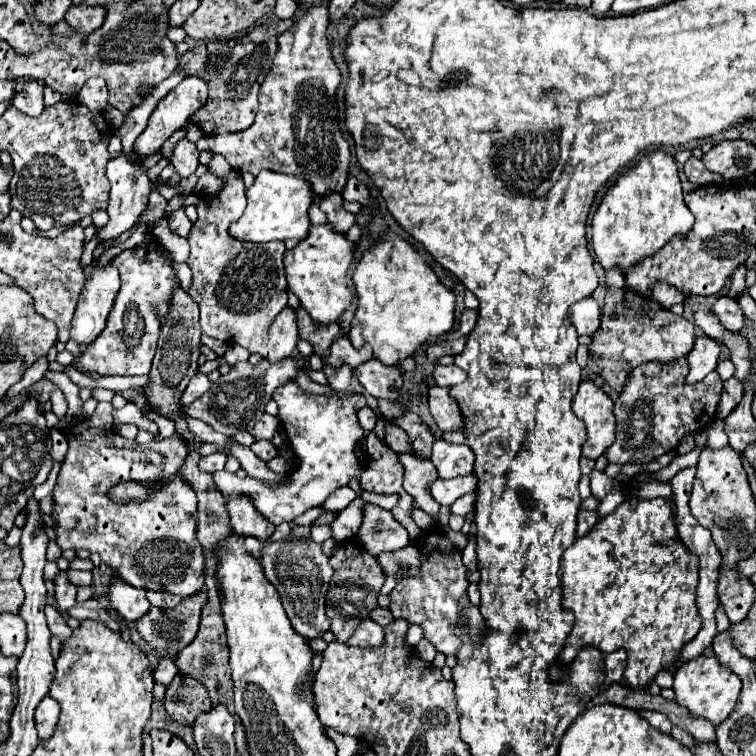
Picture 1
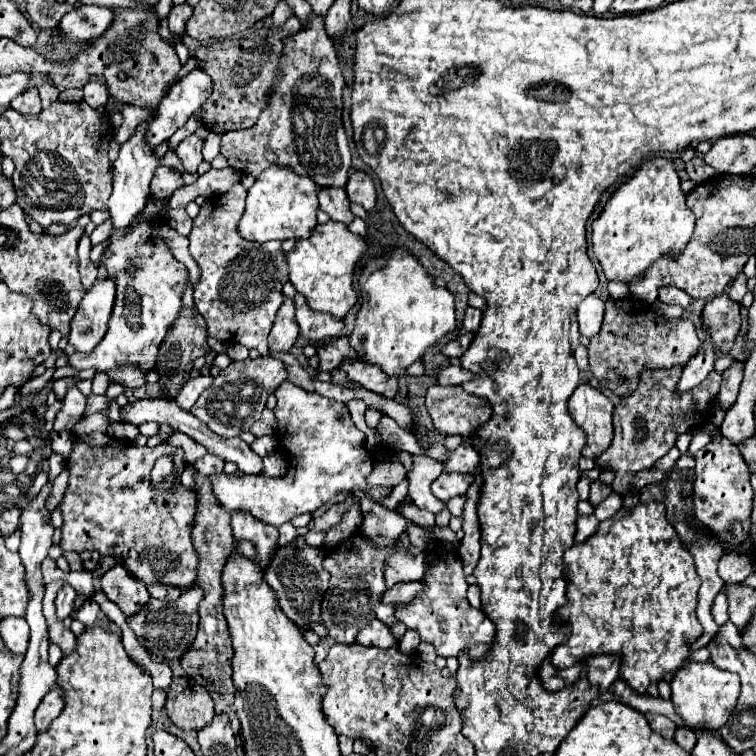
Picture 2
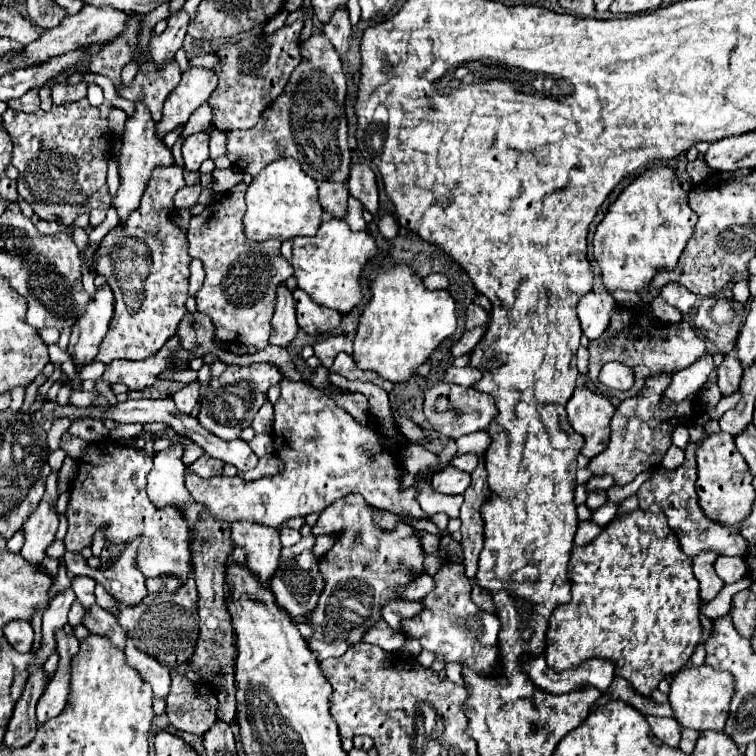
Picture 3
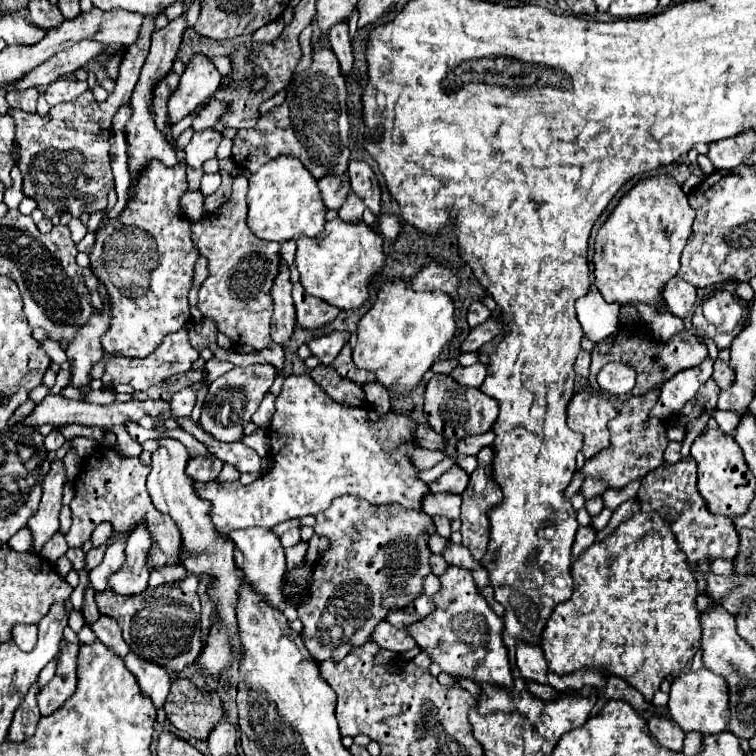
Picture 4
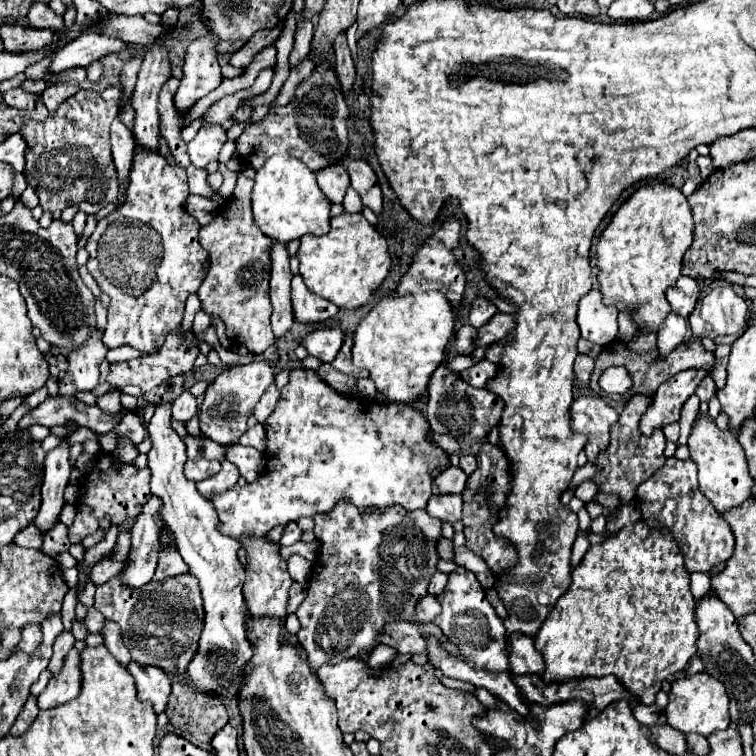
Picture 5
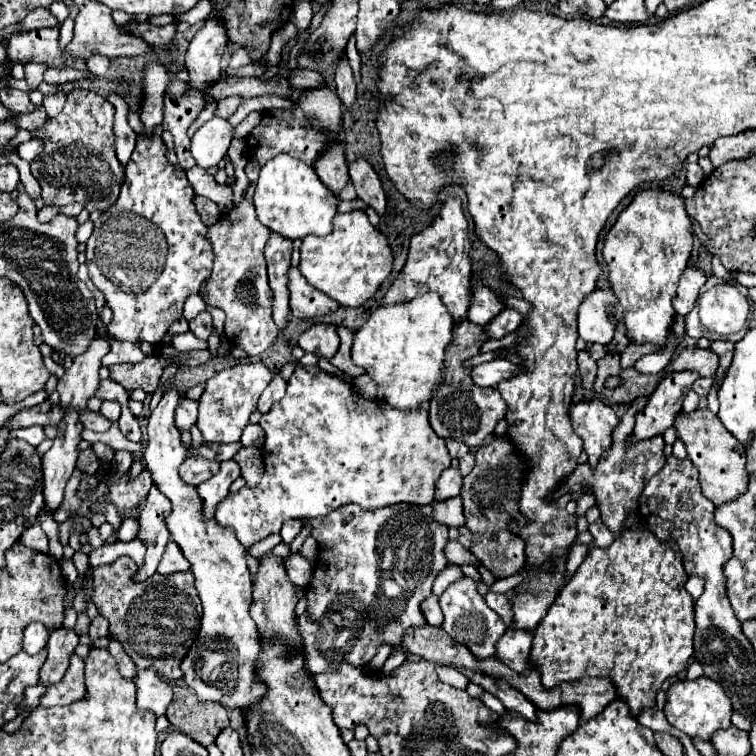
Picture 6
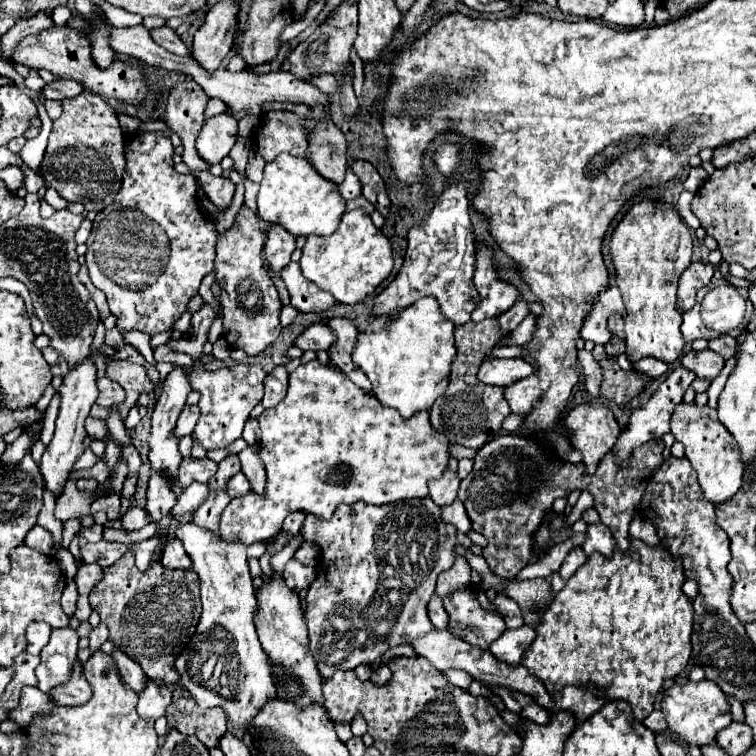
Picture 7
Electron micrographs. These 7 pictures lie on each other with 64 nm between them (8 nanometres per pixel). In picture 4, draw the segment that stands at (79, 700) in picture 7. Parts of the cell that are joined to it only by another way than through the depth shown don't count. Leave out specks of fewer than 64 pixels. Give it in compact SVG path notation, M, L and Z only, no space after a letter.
M62 638L56 674L38 694L38 708L40 708L42 716L50 716L52 712L56 712L74 694L78 648L80 648L80 644L72 644Z

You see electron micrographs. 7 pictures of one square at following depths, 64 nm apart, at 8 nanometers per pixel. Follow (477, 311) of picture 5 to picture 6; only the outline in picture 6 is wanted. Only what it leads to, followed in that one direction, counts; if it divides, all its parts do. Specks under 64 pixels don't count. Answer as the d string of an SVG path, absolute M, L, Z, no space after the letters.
M478 284L474 288L474 296L472 296L472 306L468 310L468 320L480 326L486 326L500 310L502 310L502 302L498 300L498 296L486 288L484 284Z

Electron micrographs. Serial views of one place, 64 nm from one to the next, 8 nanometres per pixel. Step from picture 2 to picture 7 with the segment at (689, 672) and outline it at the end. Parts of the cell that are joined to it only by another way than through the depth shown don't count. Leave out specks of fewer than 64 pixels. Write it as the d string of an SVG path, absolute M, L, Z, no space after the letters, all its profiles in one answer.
M700 680L700 682L688 682L684 686L674 684L664 692L662 698L662 712L666 716L666 722L670 726L670 732L680 740L696 746L714 744L718 730L726 728L732 722L730 716L730 704L726 700L726 694L712 684L712 680Z

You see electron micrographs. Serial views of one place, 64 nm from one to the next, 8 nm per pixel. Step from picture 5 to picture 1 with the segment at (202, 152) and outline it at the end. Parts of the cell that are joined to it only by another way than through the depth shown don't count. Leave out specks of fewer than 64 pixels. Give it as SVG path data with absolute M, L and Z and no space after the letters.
M182 138L176 148L174 148L174 154L170 158L170 164L176 168L178 176L180 178L188 178L196 172L198 168L198 150L196 150L196 144L192 144L190 140Z

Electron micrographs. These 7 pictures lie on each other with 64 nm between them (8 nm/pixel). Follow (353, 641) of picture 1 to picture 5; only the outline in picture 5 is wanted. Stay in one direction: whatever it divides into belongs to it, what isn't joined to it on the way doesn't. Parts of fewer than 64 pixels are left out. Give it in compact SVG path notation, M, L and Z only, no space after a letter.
M396 620L388 624L388 630L380 634L380 644L392 646L398 654L422 654L426 652L426 640L422 634L434 634L450 654L458 654L458 648L448 642L434 624L408 624L406 620Z

